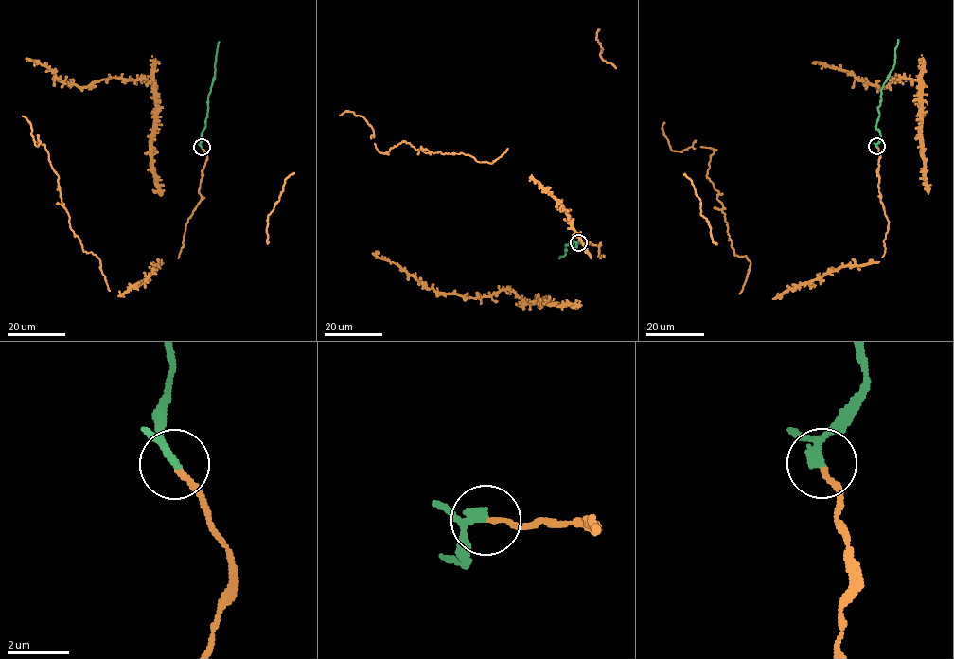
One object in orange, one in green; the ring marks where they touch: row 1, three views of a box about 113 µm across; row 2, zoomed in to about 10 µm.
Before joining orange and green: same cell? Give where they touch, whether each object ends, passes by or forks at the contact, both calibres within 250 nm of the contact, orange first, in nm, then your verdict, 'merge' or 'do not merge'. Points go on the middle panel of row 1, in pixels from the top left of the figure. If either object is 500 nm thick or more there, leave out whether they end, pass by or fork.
(578, 242) | orange ends | green passes by | 150/190 nm | merge

